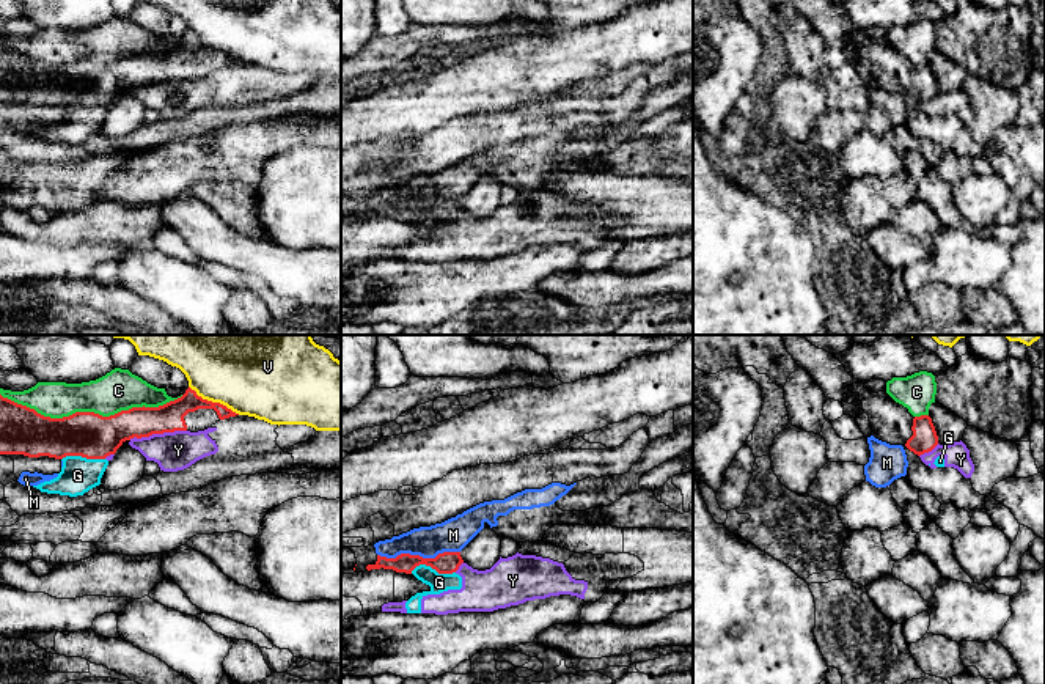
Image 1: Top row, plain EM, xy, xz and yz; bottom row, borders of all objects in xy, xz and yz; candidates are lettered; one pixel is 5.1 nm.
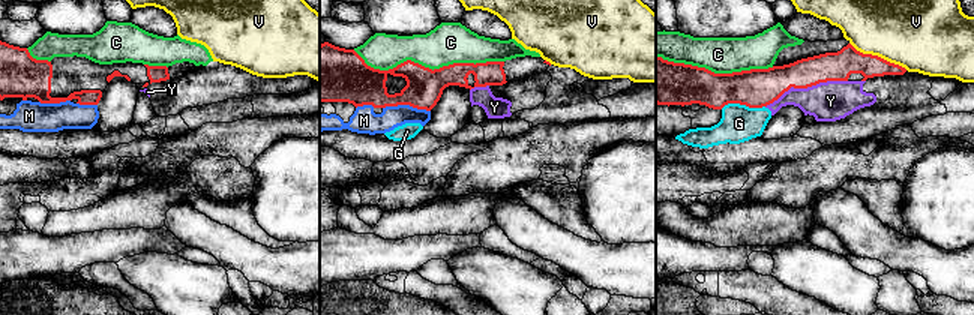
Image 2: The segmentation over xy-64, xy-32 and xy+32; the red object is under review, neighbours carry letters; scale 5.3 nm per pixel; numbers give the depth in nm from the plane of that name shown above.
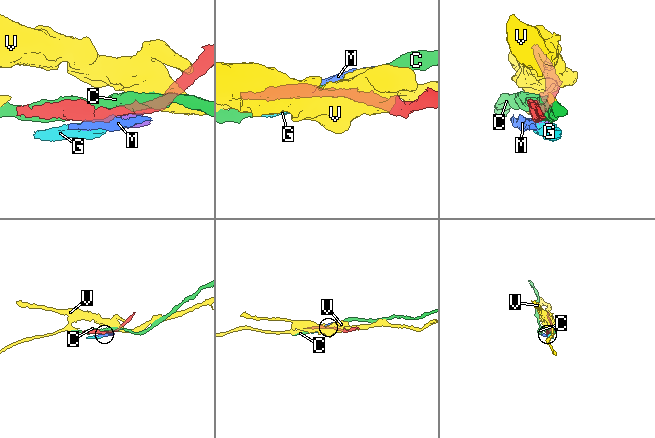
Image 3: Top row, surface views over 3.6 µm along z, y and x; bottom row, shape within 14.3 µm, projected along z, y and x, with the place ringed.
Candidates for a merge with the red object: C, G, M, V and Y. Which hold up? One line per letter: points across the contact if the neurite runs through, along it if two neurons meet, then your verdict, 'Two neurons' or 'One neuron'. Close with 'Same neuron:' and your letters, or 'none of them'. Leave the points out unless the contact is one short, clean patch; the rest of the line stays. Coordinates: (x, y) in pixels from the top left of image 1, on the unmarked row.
C: Two neurons
G: Boundary: xz (410, 219), (420, 213), (429, 213), (439, 220), (454, 220). Two neurons
M: Boundary: xz (459, 198), (443, 198), (434, 205), (377, 203). Two neurons
V: Two neurons
Y: Two neurons
Same neuron: none of them

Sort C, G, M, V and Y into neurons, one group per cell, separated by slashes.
C / G Y / M / V

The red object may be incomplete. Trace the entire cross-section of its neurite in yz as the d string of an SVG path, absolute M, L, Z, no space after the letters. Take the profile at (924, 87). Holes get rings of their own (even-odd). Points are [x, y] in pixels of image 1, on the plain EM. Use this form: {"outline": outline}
{"outline": "M929 63L915 64L911 79L913 83L907 88L905 94L915 102L921 104L938 93L938 83Z"}

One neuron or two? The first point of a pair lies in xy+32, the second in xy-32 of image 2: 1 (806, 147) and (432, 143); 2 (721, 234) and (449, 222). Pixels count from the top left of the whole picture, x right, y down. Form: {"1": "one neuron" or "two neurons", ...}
{"1": "one neuron", "2": "one neuron"}

